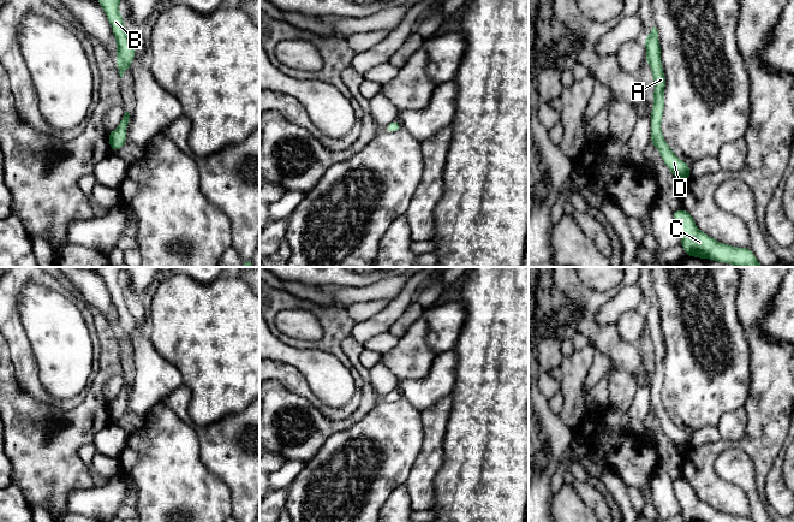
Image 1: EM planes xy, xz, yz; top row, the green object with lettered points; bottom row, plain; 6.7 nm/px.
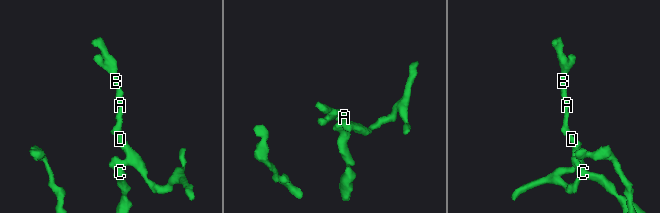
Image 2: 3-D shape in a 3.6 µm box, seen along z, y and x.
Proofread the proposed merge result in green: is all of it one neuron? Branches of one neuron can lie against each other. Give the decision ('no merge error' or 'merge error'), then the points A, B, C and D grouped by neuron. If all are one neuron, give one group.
no merge error | A B C D

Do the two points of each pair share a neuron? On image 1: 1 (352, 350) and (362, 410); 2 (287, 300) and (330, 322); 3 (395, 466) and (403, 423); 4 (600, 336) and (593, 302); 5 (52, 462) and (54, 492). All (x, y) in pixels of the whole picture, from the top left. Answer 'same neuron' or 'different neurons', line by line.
1: same neuron
2: same neuron
3: same neuron
4: same neuron
5: same neuron

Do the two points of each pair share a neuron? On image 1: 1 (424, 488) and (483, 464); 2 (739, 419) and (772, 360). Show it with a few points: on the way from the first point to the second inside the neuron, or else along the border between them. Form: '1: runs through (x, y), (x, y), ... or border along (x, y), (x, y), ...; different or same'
1: border along (442, 456), (430, 508); different
2: border along (742, 408), (746, 413), (746, 432), (741, 437); different

